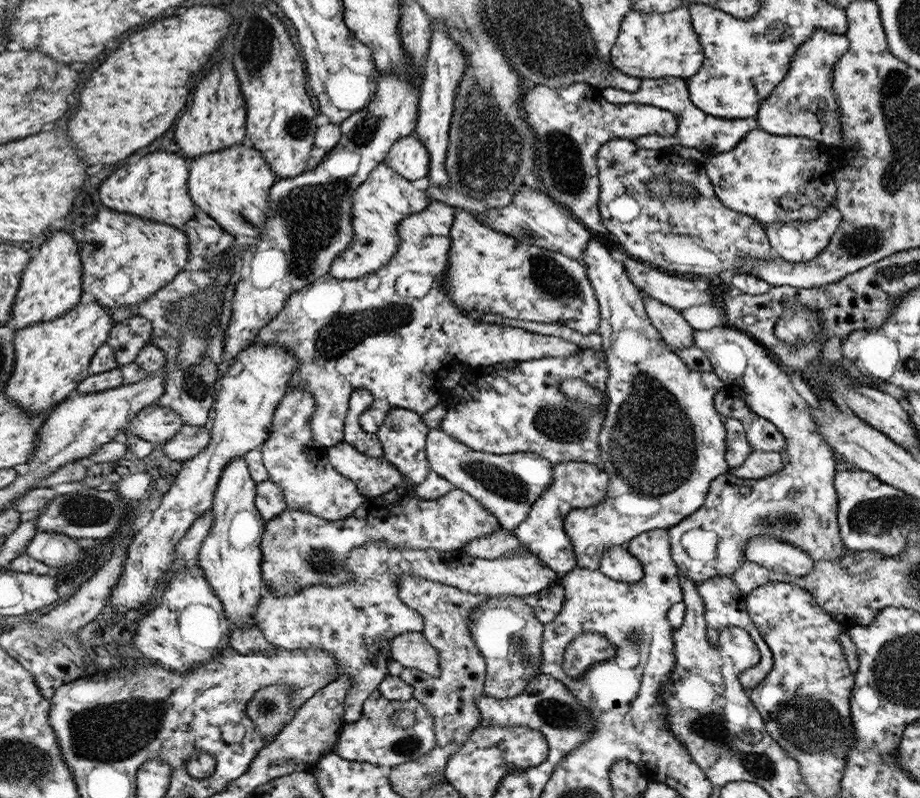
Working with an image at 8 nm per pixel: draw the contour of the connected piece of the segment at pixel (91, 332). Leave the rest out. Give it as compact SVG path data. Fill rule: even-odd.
M85 294L81 304L62 318L17 331L14 339L17 345L16 371L5 388L9 398L29 409L29 412L45 416L78 392L82 380L92 374L93 358L117 326L112 313L101 301L95 300L95 296Z

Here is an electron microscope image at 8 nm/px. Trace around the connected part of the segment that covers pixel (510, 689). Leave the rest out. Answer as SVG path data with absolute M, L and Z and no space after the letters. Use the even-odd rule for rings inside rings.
M506 595L492 596L473 609L469 616L469 630L476 642L481 655L485 657L486 678L485 692L498 700L514 698L525 690L529 682L541 674L541 665L544 663L541 649L544 643L545 624L533 612L533 607L525 600L525 596Z

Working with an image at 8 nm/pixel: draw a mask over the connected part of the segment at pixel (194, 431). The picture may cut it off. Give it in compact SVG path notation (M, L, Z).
M184 425L165 444L166 452L175 461L190 461L191 458L204 450L211 441L211 432L205 427Z

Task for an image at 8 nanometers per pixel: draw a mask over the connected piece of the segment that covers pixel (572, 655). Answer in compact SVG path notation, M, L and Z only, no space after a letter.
M584 633L576 637L565 650L564 669L574 678L580 678L593 664L615 657L616 647L600 633Z

